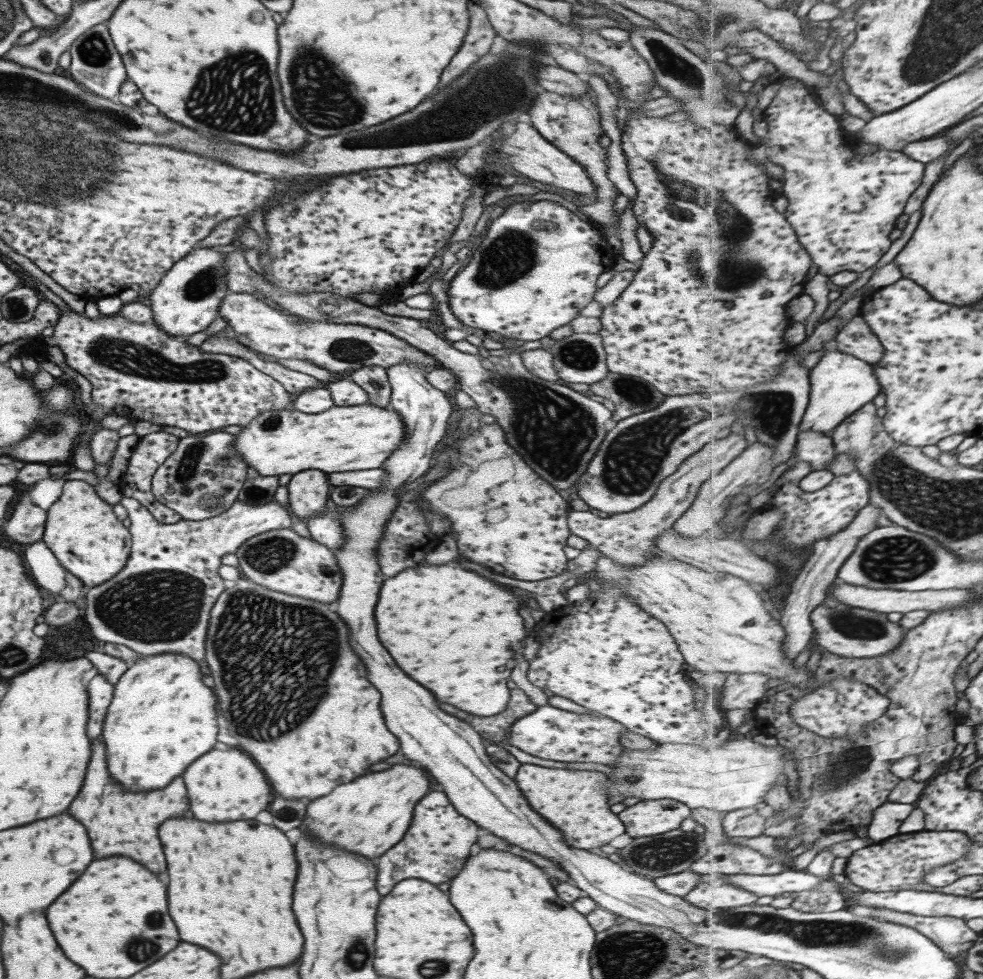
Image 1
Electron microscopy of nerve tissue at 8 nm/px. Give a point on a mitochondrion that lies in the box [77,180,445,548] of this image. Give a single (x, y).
(123, 355)

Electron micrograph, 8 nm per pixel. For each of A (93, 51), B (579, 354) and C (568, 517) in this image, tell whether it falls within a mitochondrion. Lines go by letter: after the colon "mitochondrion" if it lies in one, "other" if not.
A: mitochondrion
B: mitochondrion
C: other

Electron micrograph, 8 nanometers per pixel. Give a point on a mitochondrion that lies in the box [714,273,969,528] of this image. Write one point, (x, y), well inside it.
(771, 411)

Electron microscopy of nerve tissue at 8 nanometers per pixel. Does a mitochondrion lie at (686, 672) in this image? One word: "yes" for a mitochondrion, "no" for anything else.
no

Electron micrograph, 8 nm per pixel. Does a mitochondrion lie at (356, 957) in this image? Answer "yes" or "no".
yes

